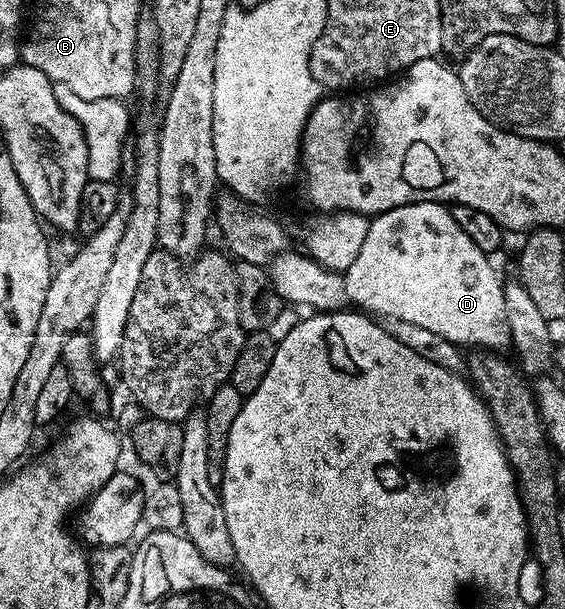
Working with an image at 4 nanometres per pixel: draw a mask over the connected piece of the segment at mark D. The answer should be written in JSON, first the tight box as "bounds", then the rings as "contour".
{"bounds":[269,203,511,352],"contour":[[[407,203],[403,207],[380,211],[370,220],[369,233],[365,233],[361,253],[357,253],[353,265],[342,270],[328,269],[306,254],[286,251],[271,260],[269,274],[273,289],[288,304],[300,303],[303,307],[311,307],[307,309],[315,313],[362,309],[375,317],[383,315],[384,320],[410,321],[438,333],[445,337],[445,341],[453,341],[460,349],[502,352],[503,347],[511,347],[511,334],[505,317],[504,280],[499,279],[491,262],[484,251],[473,245],[473,240],[461,230],[461,225],[453,221],[444,204]]]}

